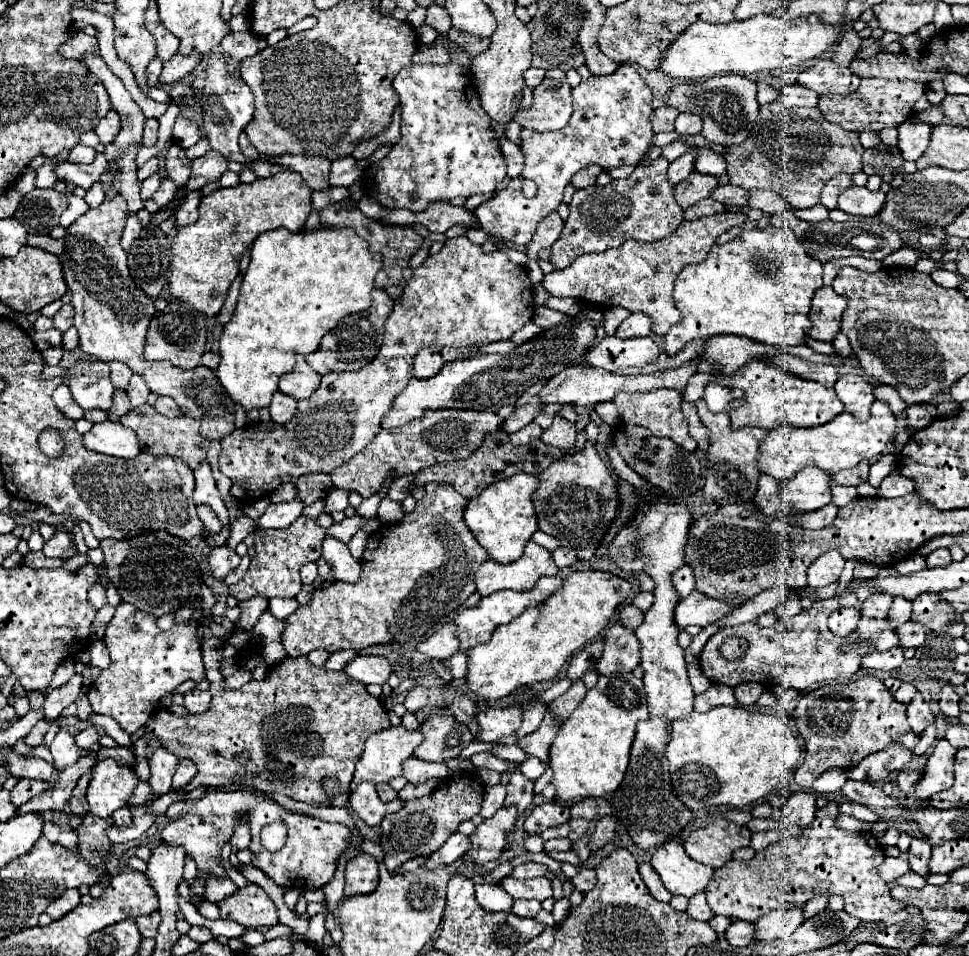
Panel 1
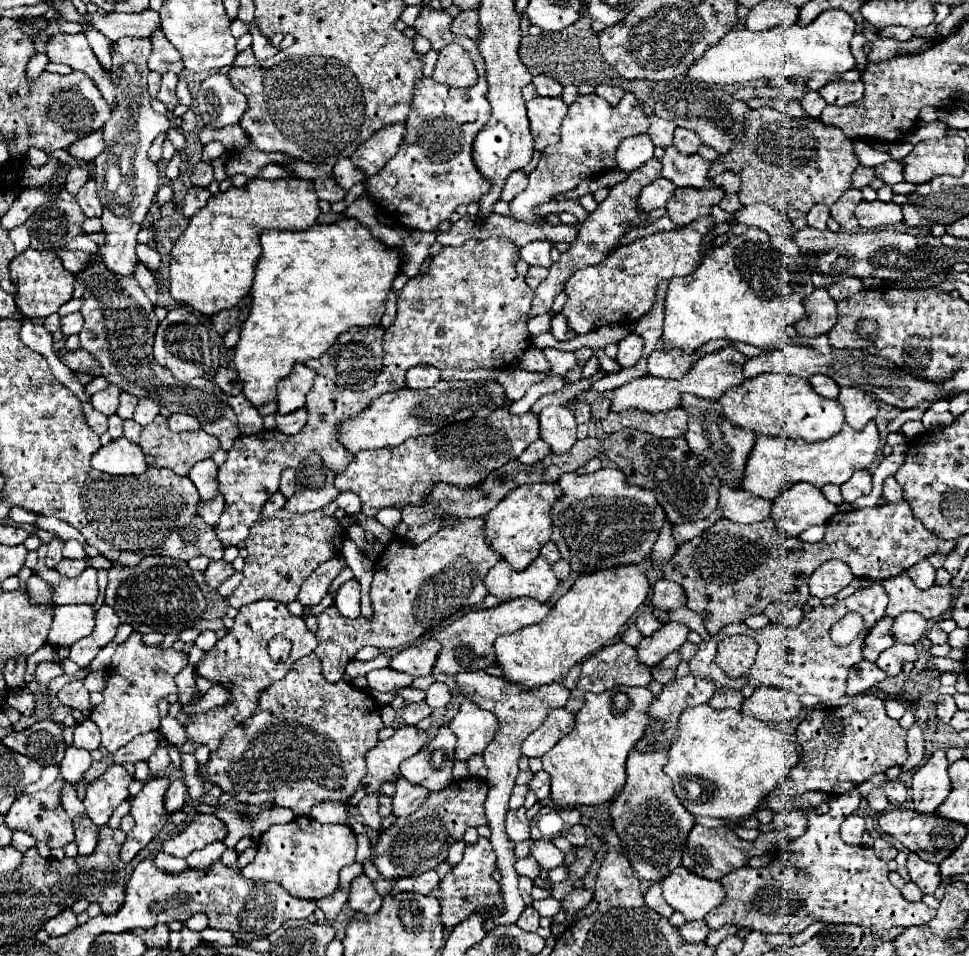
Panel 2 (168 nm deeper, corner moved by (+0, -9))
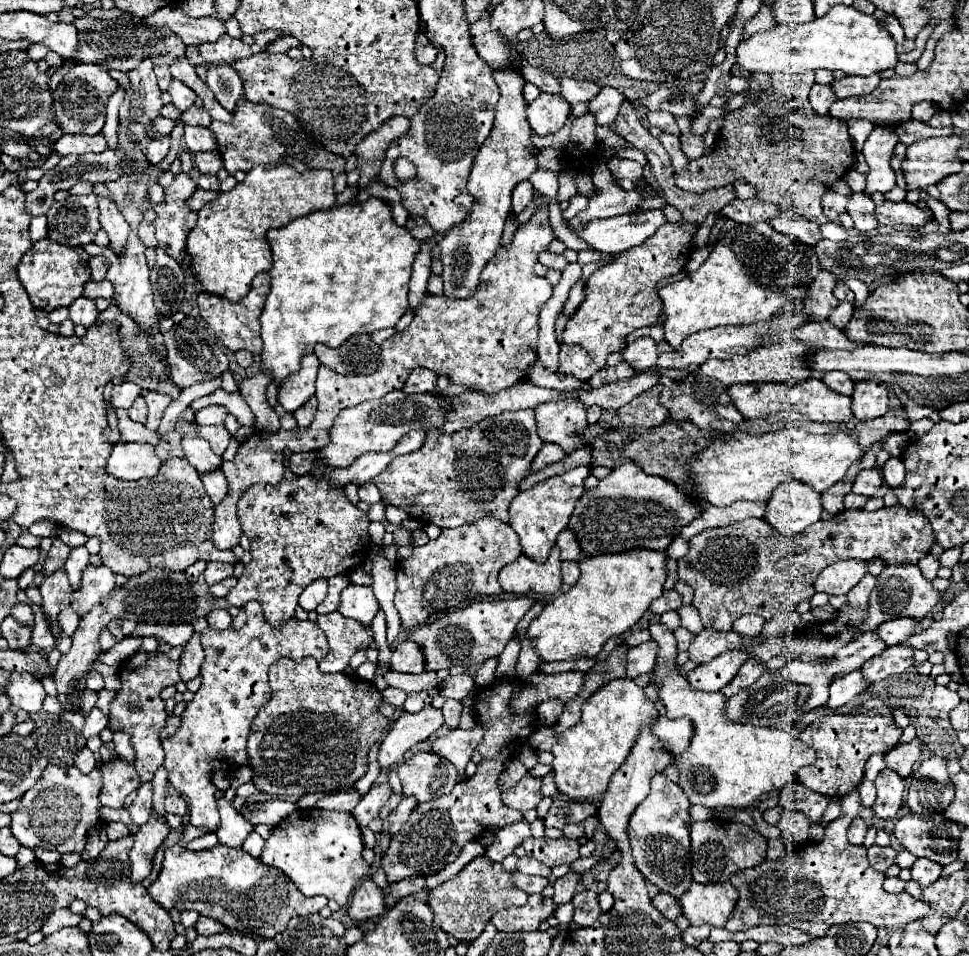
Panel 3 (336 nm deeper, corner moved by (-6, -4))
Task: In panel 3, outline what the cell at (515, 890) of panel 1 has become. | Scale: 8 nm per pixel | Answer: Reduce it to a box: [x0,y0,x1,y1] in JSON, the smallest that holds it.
[555,903,573,925]

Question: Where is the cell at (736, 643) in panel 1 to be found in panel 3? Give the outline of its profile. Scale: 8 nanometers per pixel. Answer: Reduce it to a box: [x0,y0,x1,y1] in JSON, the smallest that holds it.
[677,503,937,629]

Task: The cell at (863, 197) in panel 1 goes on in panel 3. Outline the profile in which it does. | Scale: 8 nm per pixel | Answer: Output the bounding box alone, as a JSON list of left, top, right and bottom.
[875,203,927,225]

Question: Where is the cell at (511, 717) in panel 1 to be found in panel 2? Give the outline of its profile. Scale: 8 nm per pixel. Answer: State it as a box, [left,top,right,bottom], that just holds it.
[449,700,495,760]

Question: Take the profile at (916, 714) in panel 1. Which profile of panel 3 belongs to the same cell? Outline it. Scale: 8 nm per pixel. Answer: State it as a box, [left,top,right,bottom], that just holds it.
[885,739,921,777]

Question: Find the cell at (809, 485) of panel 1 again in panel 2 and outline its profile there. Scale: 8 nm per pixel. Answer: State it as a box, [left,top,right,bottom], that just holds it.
[771,482,837,538]

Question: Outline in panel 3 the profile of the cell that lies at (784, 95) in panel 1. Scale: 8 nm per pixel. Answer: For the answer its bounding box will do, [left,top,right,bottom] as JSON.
[809,83,835,115]

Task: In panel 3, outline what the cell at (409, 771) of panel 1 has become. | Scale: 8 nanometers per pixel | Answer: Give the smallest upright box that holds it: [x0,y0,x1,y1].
[383,797,417,835]

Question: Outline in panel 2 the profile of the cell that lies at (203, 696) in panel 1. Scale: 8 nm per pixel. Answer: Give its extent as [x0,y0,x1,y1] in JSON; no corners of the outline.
[175,664,197,706]

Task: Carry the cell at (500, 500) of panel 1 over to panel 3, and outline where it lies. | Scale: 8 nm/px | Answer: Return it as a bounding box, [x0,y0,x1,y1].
[509,467,591,563]

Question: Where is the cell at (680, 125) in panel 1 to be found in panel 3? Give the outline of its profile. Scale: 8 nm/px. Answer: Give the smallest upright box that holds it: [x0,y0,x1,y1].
[677,117,705,159]

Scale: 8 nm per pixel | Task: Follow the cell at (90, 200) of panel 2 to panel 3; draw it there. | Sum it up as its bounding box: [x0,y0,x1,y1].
[97,195,131,253]

